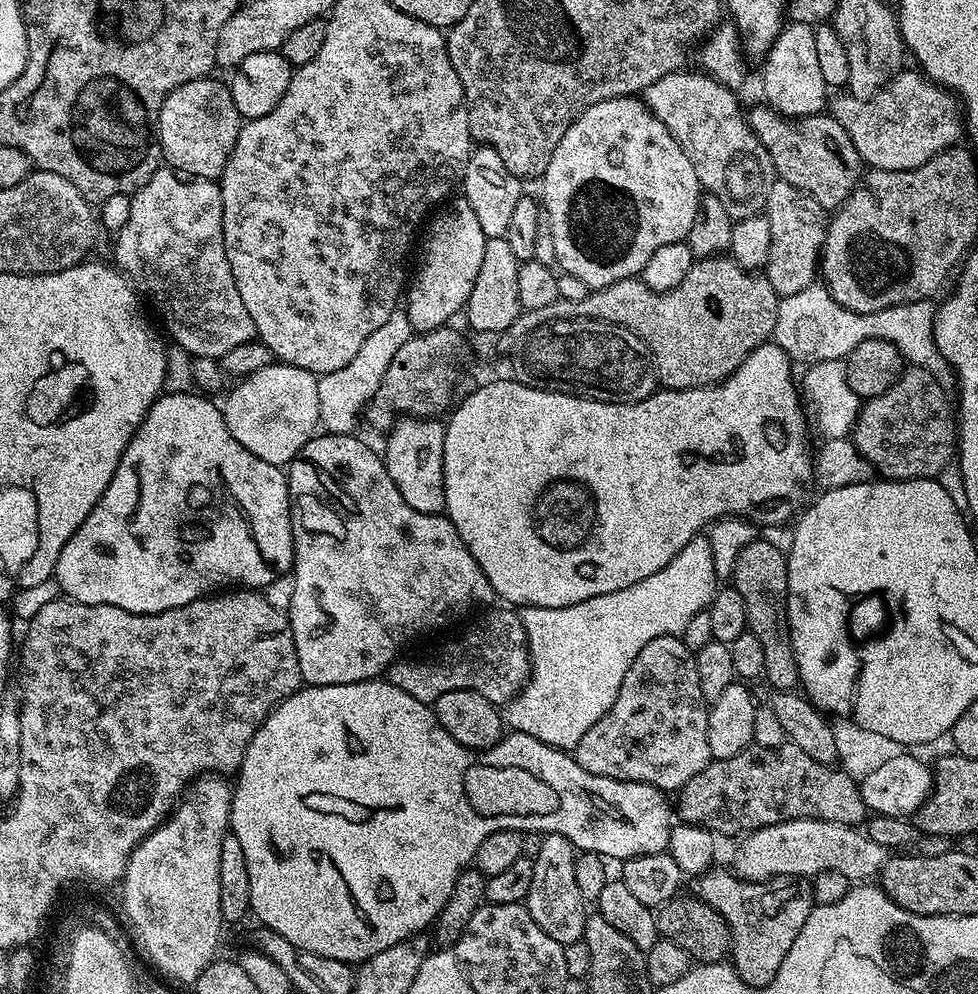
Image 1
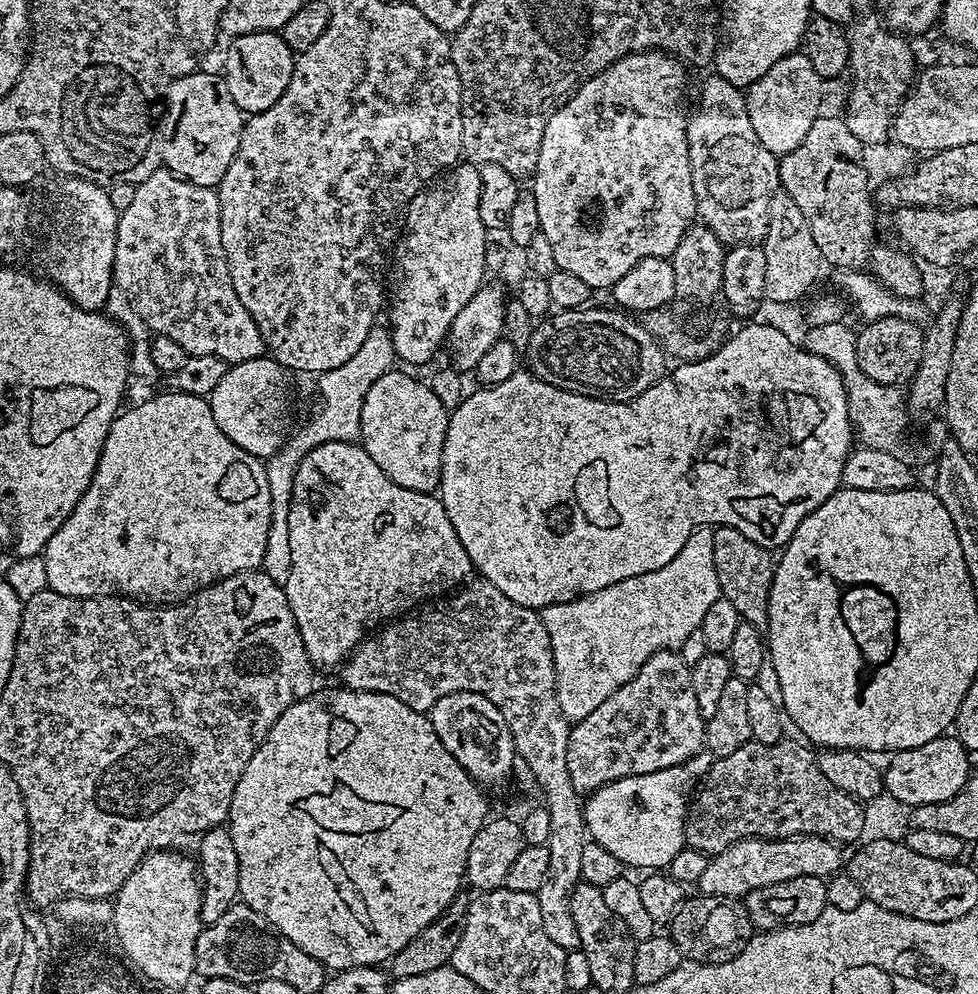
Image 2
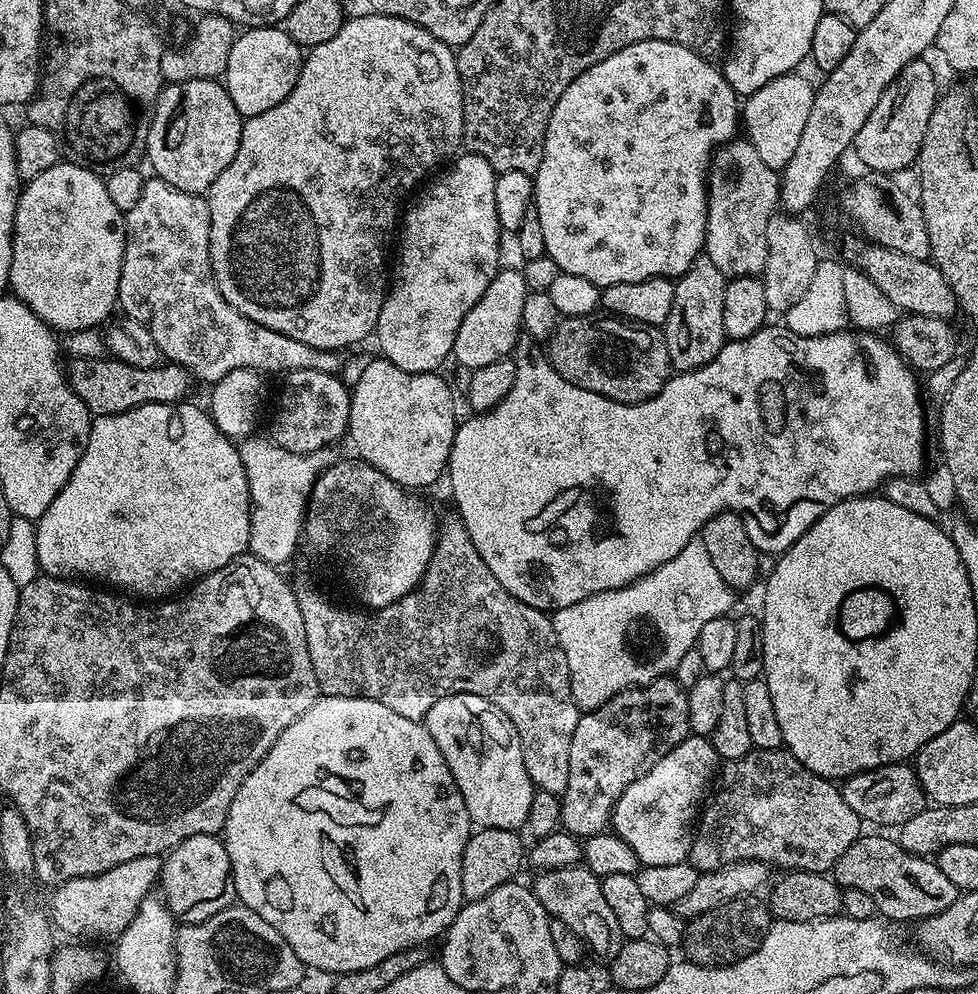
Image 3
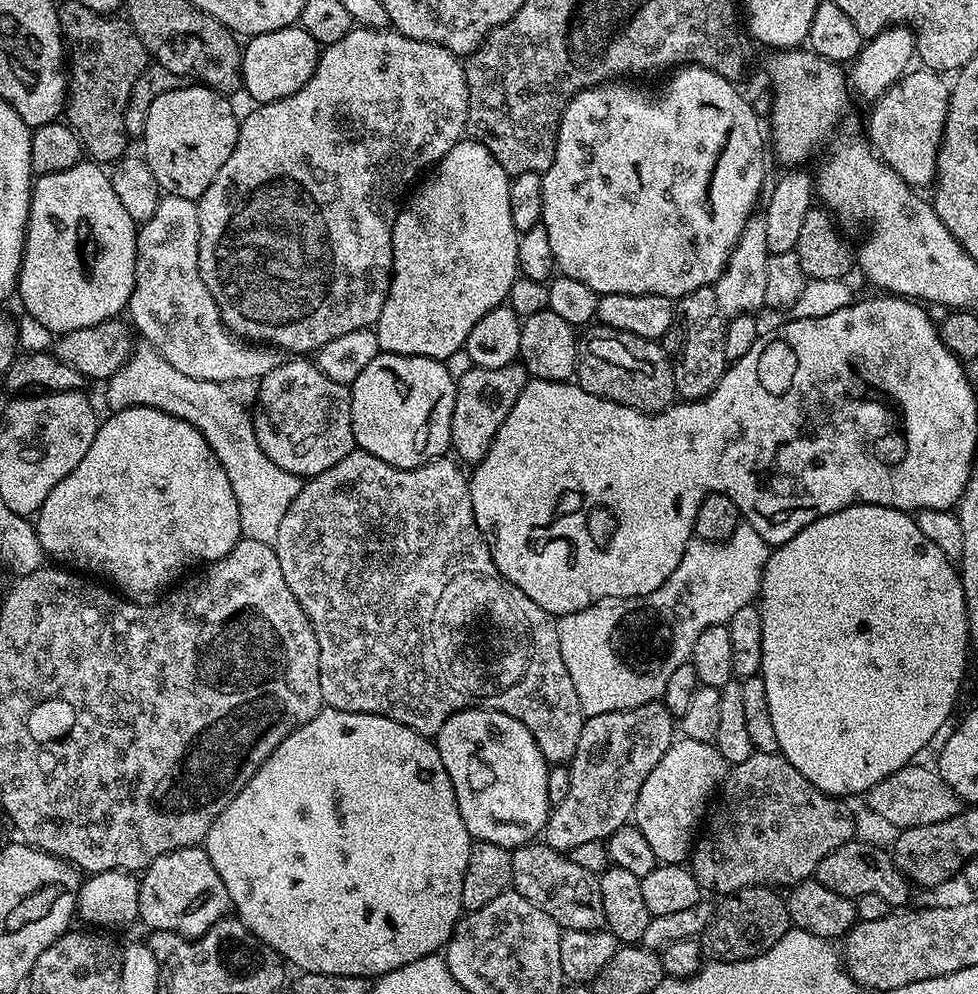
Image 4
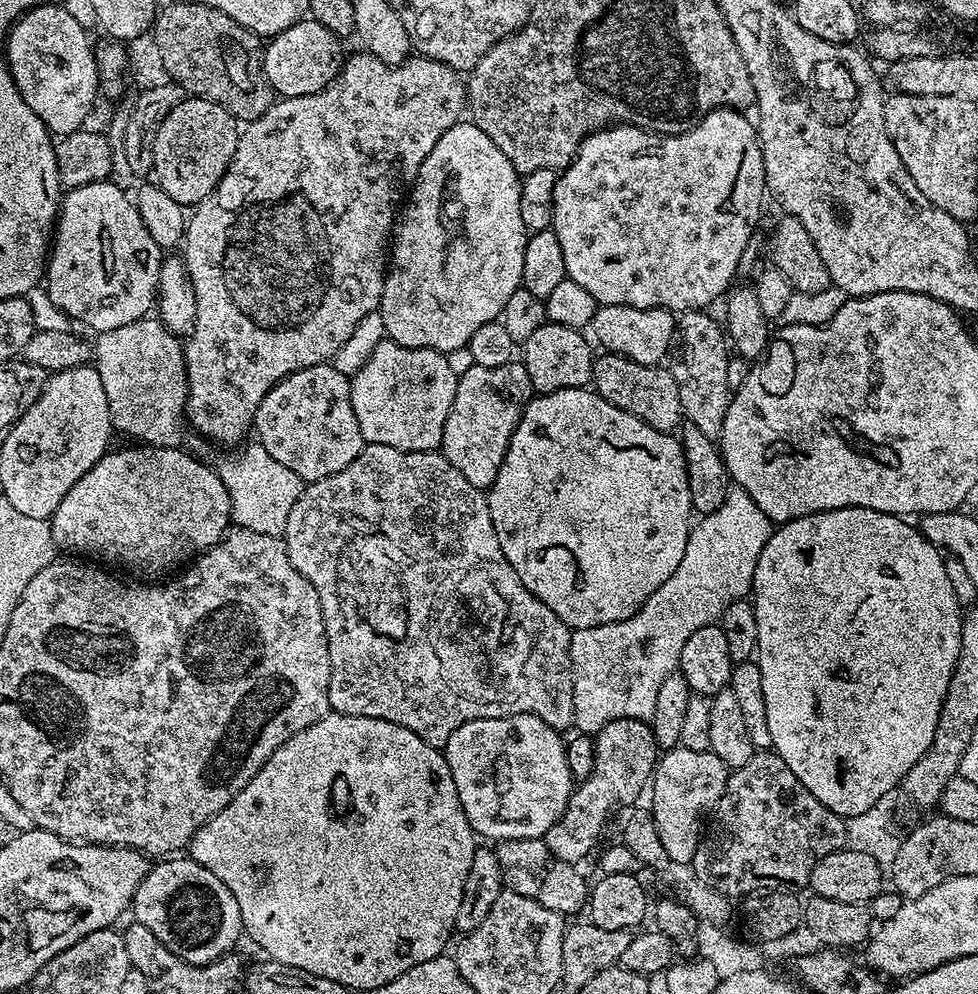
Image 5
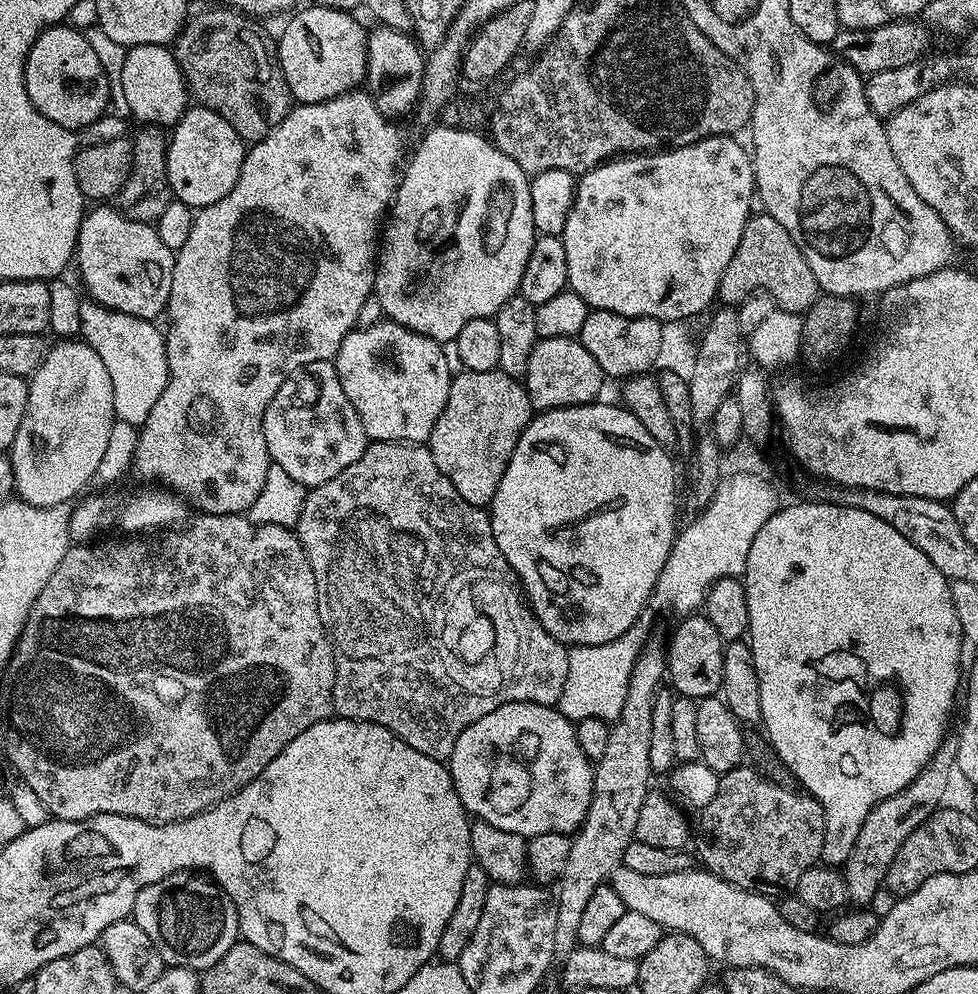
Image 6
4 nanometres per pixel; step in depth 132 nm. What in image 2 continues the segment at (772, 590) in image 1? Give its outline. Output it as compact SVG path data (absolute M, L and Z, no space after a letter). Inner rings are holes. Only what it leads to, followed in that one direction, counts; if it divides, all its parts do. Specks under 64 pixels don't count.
M720 526L713 531L712 537L714 570L718 570L721 597L733 604L743 623L753 624L761 630L767 629L772 579L776 573L773 553L758 546L758 542L750 542L750 538L742 534L742 530Z

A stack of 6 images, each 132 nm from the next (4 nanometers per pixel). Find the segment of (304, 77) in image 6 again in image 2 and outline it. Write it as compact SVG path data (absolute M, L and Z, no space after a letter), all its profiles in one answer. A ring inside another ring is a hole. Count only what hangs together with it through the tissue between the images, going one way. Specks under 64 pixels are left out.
M255 32L235 37L228 48L228 57L224 60L222 75L230 86L234 102L245 114L255 114L270 110L278 98L290 86L292 71L296 65L296 56L286 46L280 32Z

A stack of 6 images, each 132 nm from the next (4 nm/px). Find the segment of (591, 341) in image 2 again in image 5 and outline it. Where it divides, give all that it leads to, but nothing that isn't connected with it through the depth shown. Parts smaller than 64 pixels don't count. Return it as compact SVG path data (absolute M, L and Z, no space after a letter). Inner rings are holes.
M600 354L592 361L591 387L606 402L634 414L634 418L641 420L646 426L654 426L659 432L675 433L682 423L684 411L682 402L678 402L678 382L674 382L671 371L660 364L639 364L625 356Z

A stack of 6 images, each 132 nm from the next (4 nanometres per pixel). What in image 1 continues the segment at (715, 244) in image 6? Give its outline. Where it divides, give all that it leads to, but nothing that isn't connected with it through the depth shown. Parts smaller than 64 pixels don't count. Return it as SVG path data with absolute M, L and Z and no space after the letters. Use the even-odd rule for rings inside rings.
M635 95L594 102L590 107L584 109L578 119L566 130L566 134L562 134L562 142L558 142L558 146L550 158L550 166L546 166L542 183L544 183L542 212L548 217L552 227L559 271L574 274L574 278L586 282L589 290L605 288L619 280L639 277L643 273L646 262L650 262L650 257L654 255L654 250L662 250L662 246L670 246L679 240L687 241L690 226L694 226L694 214L698 214L702 195L698 174L694 174L694 166L690 166L690 158L686 158L682 146L678 146L678 142L672 137L670 130L666 130L666 126L662 122L658 122L658 118L654 118L654 114L645 106L643 99L637 98Z

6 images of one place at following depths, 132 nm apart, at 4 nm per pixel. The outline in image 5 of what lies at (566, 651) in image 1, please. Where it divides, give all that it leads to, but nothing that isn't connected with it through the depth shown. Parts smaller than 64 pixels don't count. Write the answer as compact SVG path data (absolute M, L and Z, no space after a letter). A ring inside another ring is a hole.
M739 486L729 487L724 501L713 512L701 515L700 520L691 525L686 542L686 554L678 562L678 570L646 598L646 602L630 618L622 622L610 622L606 626L577 628L572 633L570 658L572 659L572 681L574 682L574 718L575 731L580 734L595 734L606 722L618 718L634 718L651 721L654 705L658 699L658 689L666 674L677 671L682 658L682 646L686 646L694 630L719 621L720 615L730 606L730 602L745 599L752 591L754 566L758 566L758 554L762 546L772 536L772 521L758 510L758 504L746 490Z

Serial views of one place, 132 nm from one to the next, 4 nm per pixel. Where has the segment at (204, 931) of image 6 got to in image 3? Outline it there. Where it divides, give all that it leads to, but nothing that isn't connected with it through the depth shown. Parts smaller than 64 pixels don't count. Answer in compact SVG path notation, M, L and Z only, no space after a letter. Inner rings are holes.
M194 834L173 848L163 857L163 868L158 881L159 887L164 887L162 899L176 917L177 921L185 924L201 924L206 922L214 914L233 907L236 900L236 887L232 881L232 867L230 866L230 854L226 854L226 846L219 835L207 836L206 834Z

